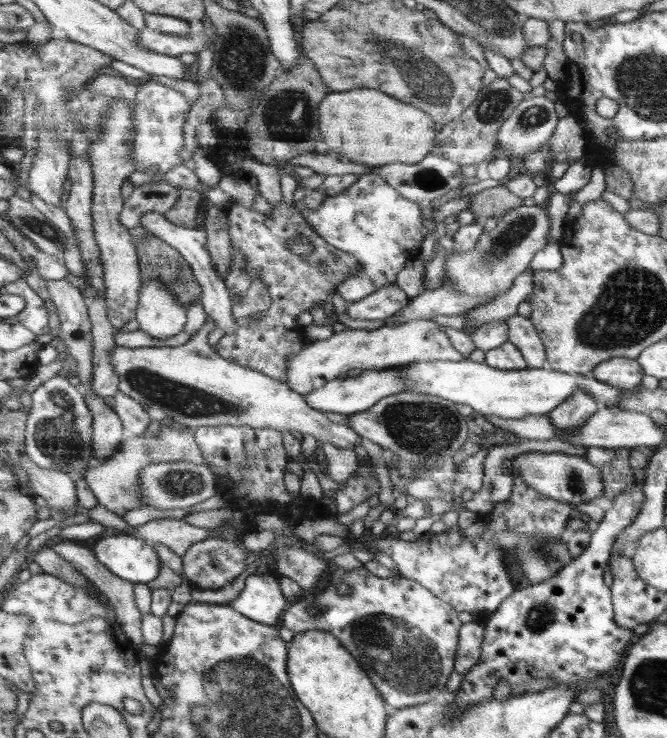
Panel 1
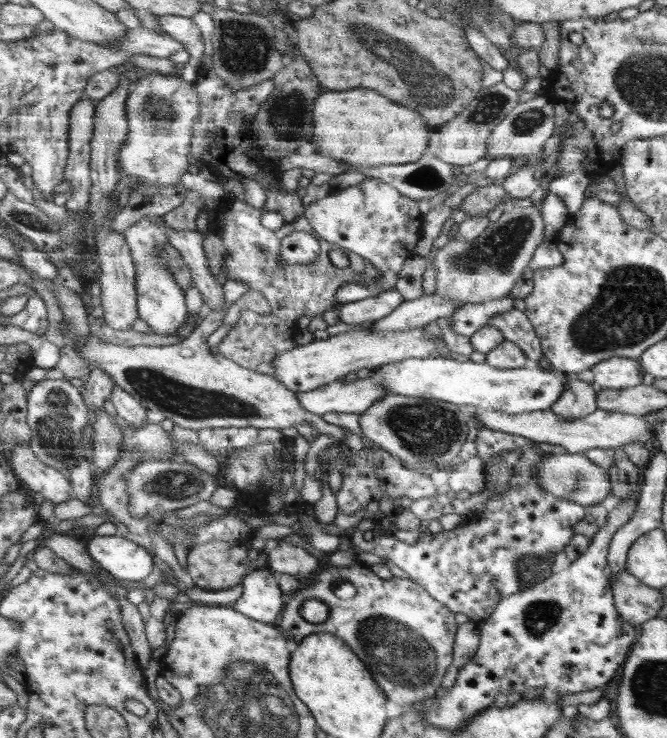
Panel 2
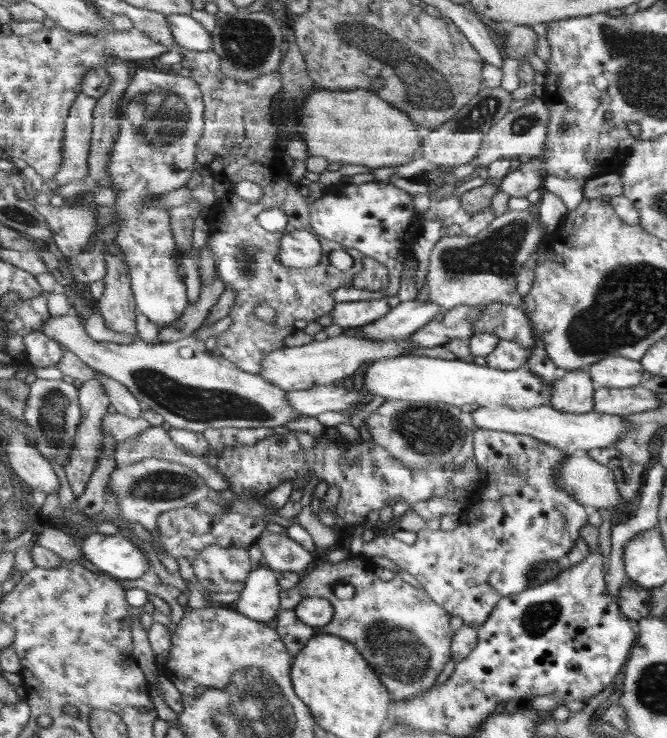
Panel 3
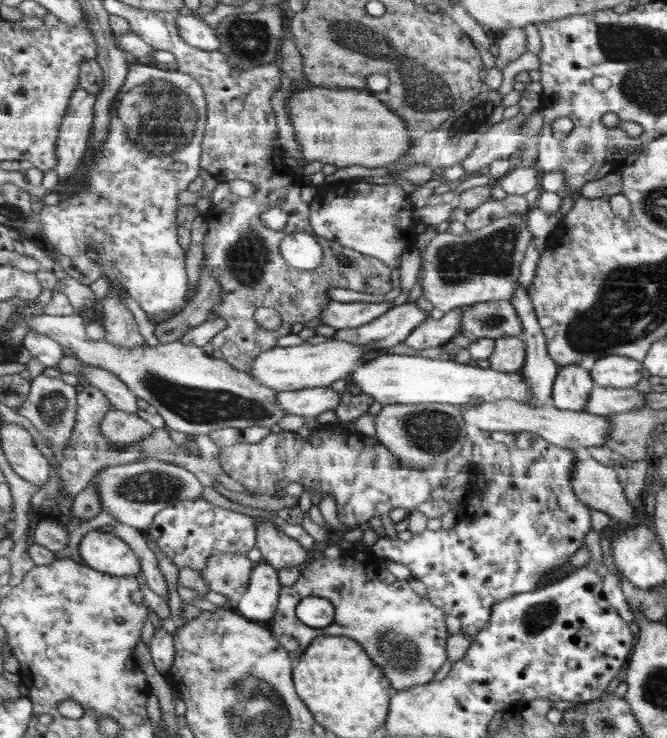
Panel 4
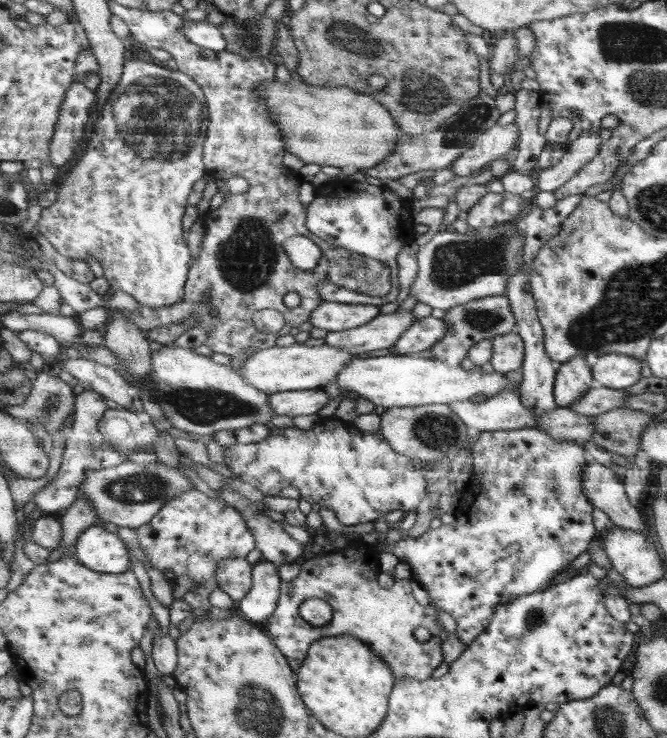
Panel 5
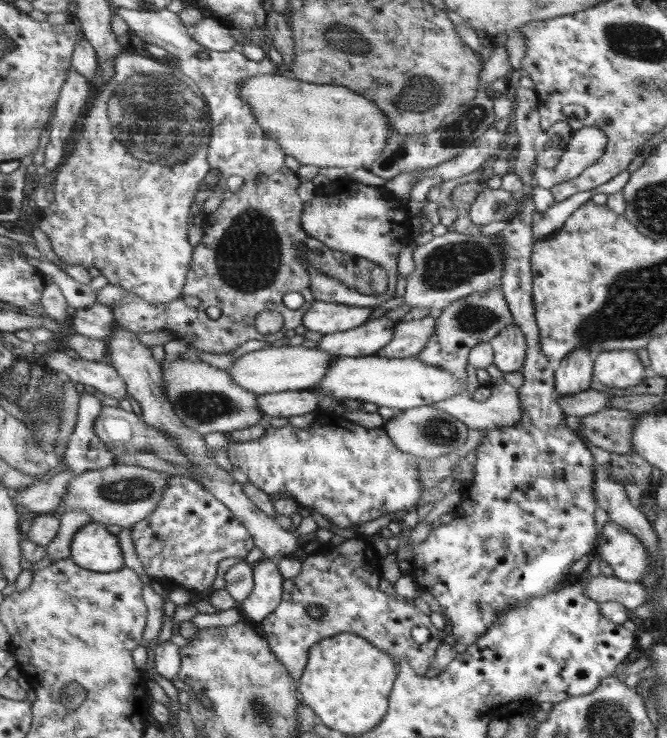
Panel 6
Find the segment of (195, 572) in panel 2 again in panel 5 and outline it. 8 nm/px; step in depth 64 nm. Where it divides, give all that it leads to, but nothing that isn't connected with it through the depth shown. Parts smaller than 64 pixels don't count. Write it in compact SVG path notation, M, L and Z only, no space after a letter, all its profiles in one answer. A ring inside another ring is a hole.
M226 558L217 563L213 579L222 592L234 602L240 601L252 587L251 573L253 566L245 558Z

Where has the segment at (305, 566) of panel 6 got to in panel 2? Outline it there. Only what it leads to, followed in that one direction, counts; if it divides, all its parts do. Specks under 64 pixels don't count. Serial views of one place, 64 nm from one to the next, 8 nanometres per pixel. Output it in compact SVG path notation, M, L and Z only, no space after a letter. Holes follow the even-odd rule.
M357 562L353 566L330 566L329 568L324 568L322 572L318 572L311 580L306 584L301 586L301 590L298 590L298 593L287 595L287 598L290 598L290 601L287 603L284 612L282 612L282 619L278 625L278 629L280 632L286 631L292 635L292 642L294 642L294 646L298 646L298 643L302 641L306 636L310 634L318 634L318 633L328 633L332 635L336 635L337 638L340 638L344 642L350 642L350 650L354 650L354 654L358 654L358 658L362 658L362 662L366 662L366 666L370 666L370 674L374 674L374 678L378 678L378 686L381 687L381 690L384 691L386 698L388 698L396 705L413 705L415 703L422 703L431 697L436 696L437 692L441 690L440 684L442 684L442 678L444 674L446 674L446 670L448 670L448 666L453 662L453 650L454 650L454 641L455 635L457 634L457 629L459 628L459 624L456 622L456 613L450 610L448 607L444 606L440 602L437 602L426 590L419 586L416 582L413 582L412 579L409 578L399 578L393 577L391 580L380 580L376 574L372 574L370 572L370 566L365 563ZM350 583L356 589L356 596L354 598L350 598L349 600L340 600L335 596L335 589L343 584ZM315 599L320 600L323 604L328 606L328 618L324 620L324 622L320 622L319 624L311 624L307 622L300 616L300 611L298 608L306 602L306 600Z

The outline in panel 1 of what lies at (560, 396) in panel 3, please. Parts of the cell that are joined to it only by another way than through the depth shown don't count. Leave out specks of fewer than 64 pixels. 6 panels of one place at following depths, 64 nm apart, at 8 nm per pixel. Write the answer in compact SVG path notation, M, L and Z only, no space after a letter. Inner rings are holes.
M576 390L570 398L566 398L562 405L550 413L550 422L554 426L554 430L558 432L578 432L588 418L591 418L596 412L596 402L592 396L588 396L588 392Z

